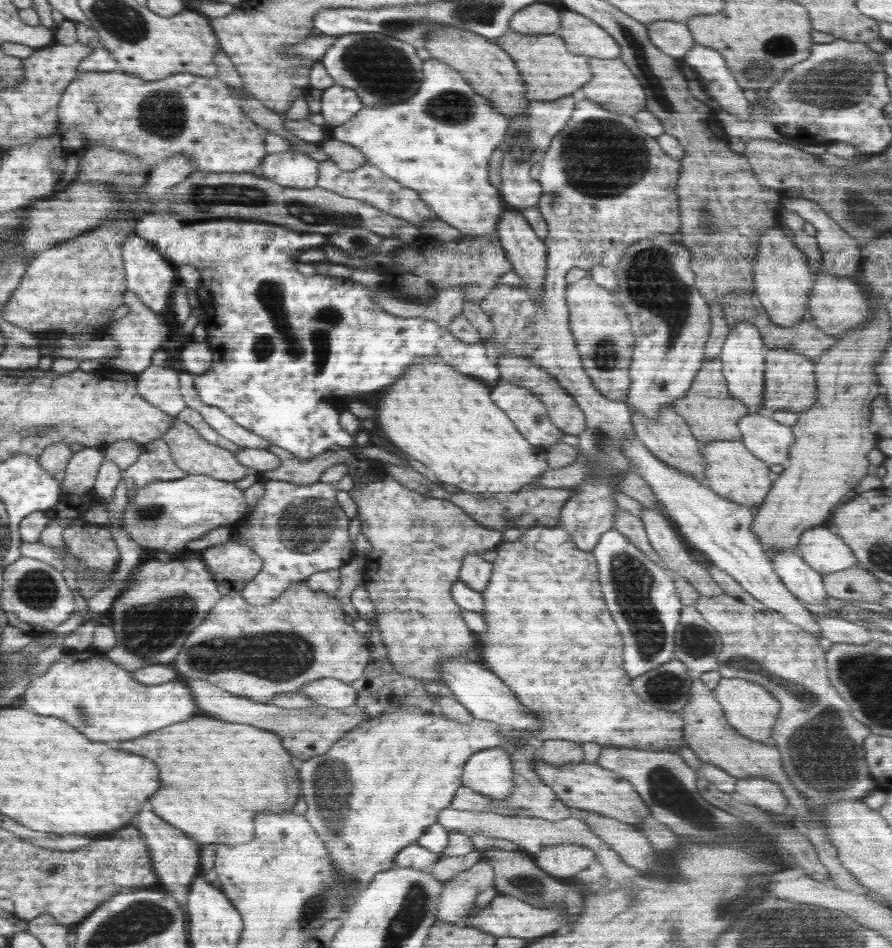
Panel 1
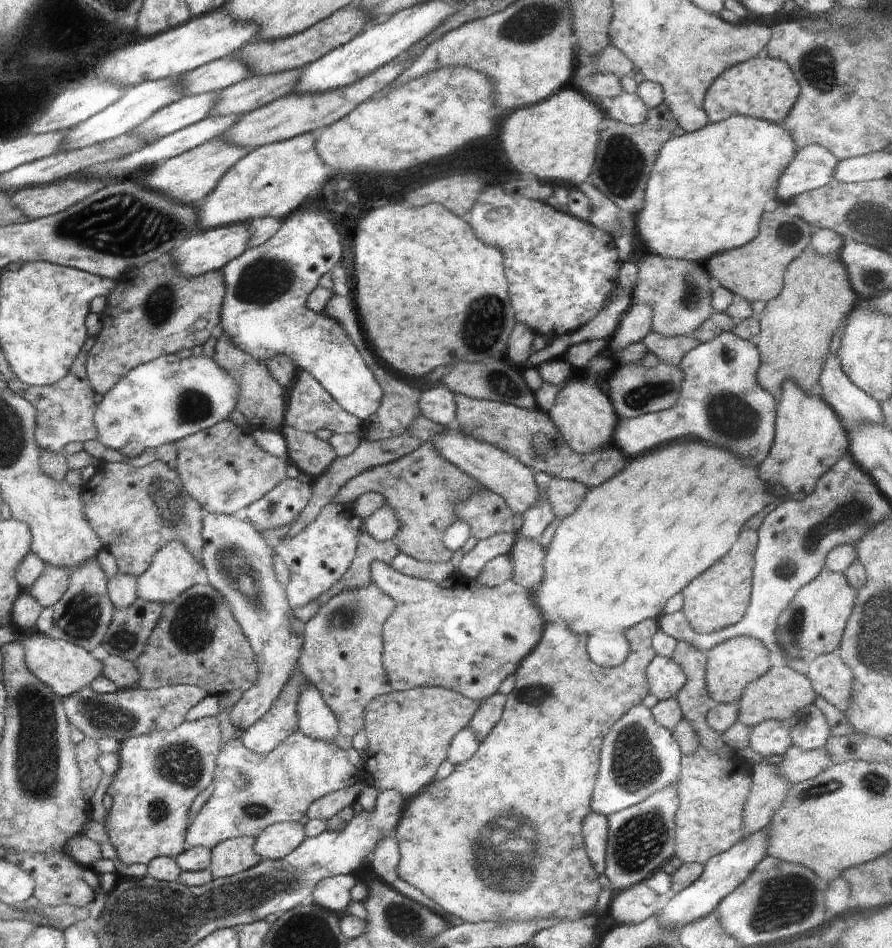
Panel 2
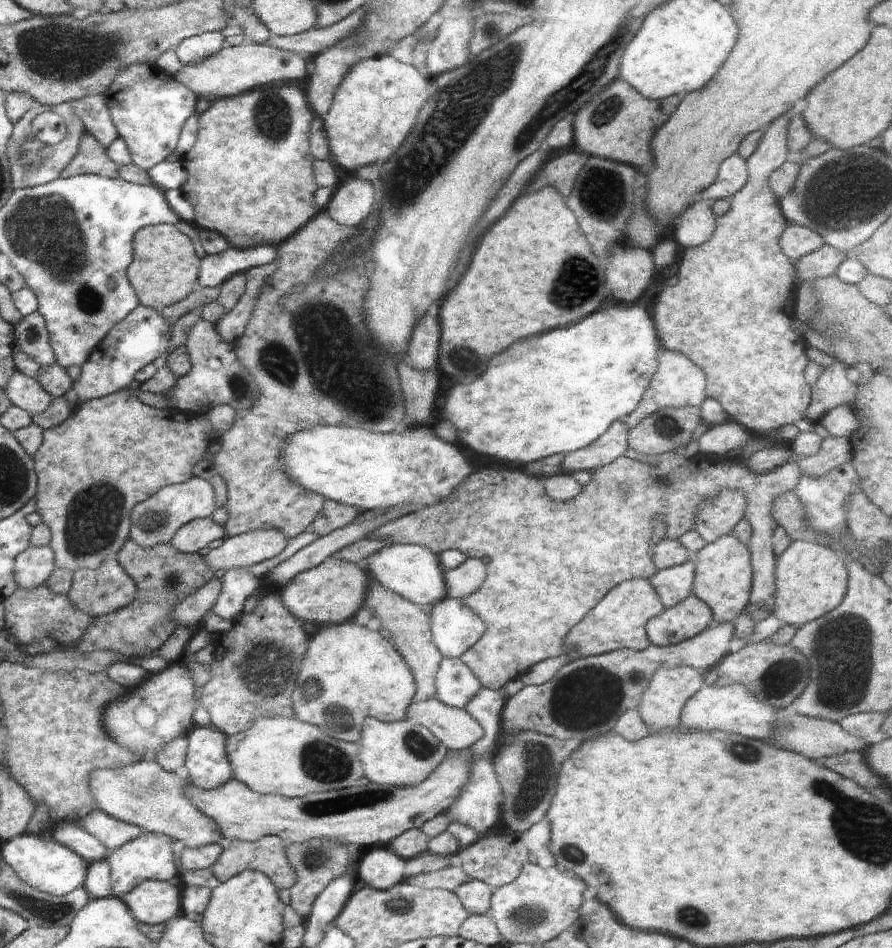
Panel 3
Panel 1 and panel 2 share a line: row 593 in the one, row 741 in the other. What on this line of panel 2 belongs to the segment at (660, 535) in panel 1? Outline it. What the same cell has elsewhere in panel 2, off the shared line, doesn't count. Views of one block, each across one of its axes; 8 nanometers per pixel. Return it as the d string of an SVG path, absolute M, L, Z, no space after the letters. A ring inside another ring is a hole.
M678 640L672 658L678 663L678 666L684 670L687 676L686 684L675 696L678 700L678 704L680 704L683 718L688 718L688 720L694 724L694 730L696 730L696 734L698 734L698 738L700 738L700 744L702 744L708 752L714 752L714 754L722 756L724 760L728 760L733 751L722 744L720 733L712 730L705 720L708 710L716 704L709 695L706 686L707 652L702 652L700 648L690 646L690 642Z

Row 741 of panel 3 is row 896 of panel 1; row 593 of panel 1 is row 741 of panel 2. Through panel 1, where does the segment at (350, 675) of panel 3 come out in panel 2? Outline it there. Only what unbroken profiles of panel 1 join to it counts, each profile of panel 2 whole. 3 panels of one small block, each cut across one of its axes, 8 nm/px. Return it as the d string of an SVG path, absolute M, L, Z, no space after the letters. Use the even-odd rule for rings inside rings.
M648 619L644 620L644 622L634 624L632 628L628 628L625 631L628 644L630 644L630 656L620 666L616 666L616 668L598 668L588 658L588 654L586 654L586 636L574 636L574 634L570 634L570 630L566 630L564 624L552 624L552 626L548 626L542 633L540 644L534 647L534 650L520 662L516 669L516 681L512 691L507 694L504 714L502 714L500 722L490 730L490 734L482 739L478 750L476 750L476 754L466 764L456 766L454 772L446 780L430 784L430 788L424 788L420 794L406 801L402 820L400 820L400 824L398 824L398 828L394 832L394 838L397 840L399 848L398 876L404 882L408 882L410 886L418 888L430 900L434 900L446 914L456 916L456 918L466 920L466 922L488 922L490 920L490 922L498 922L498 924L502 922L504 924L504 922L538 922L542 918L544 920L550 920L550 918L574 920L574 918L582 918L586 912L590 912L598 902L598 895L602 886L598 882L598 875L594 870L591 860L588 858L582 838L582 823L591 811L590 799L594 788L594 780L596 780L596 770L598 770L598 752L600 752L602 738L606 736L606 732L610 730L610 726L626 710L630 710L632 706L640 704L642 698L649 692L646 667L656 655L656 651L652 648L652 638L658 630L659 621L657 619ZM526 692L534 692L534 694L540 692L540 694L546 694L546 698L524 702L522 698L518 698L518 694L526 694ZM532 828L536 828L536 858L534 858L532 850L526 850L528 844L530 844L530 840L532 840ZM496 844L500 844L500 848L502 848L500 852L504 852L504 854L494 854L496 858L492 862L484 862L482 864L482 860L478 860L478 850L490 850L490 848L496 848Z

